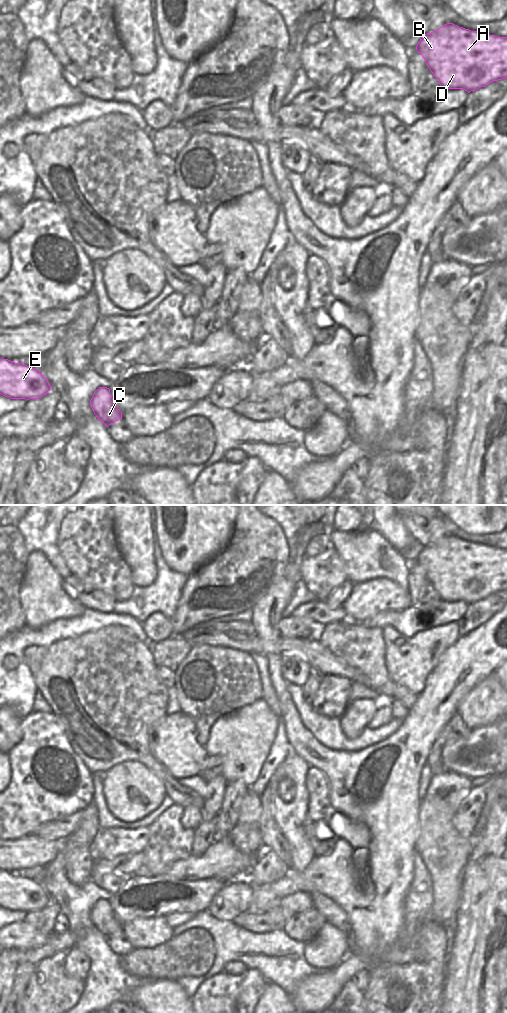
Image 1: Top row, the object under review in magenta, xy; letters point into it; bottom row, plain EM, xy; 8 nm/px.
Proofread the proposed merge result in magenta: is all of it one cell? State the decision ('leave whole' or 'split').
leave whole

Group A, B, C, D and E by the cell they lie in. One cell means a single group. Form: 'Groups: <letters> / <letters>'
Groups: A B C D E

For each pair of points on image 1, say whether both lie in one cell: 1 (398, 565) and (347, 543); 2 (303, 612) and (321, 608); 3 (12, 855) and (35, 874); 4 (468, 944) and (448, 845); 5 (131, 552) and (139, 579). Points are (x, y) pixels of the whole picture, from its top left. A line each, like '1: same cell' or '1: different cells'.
1: same cell
2: same cell
3: different cells
4: different cells
5: same cell

